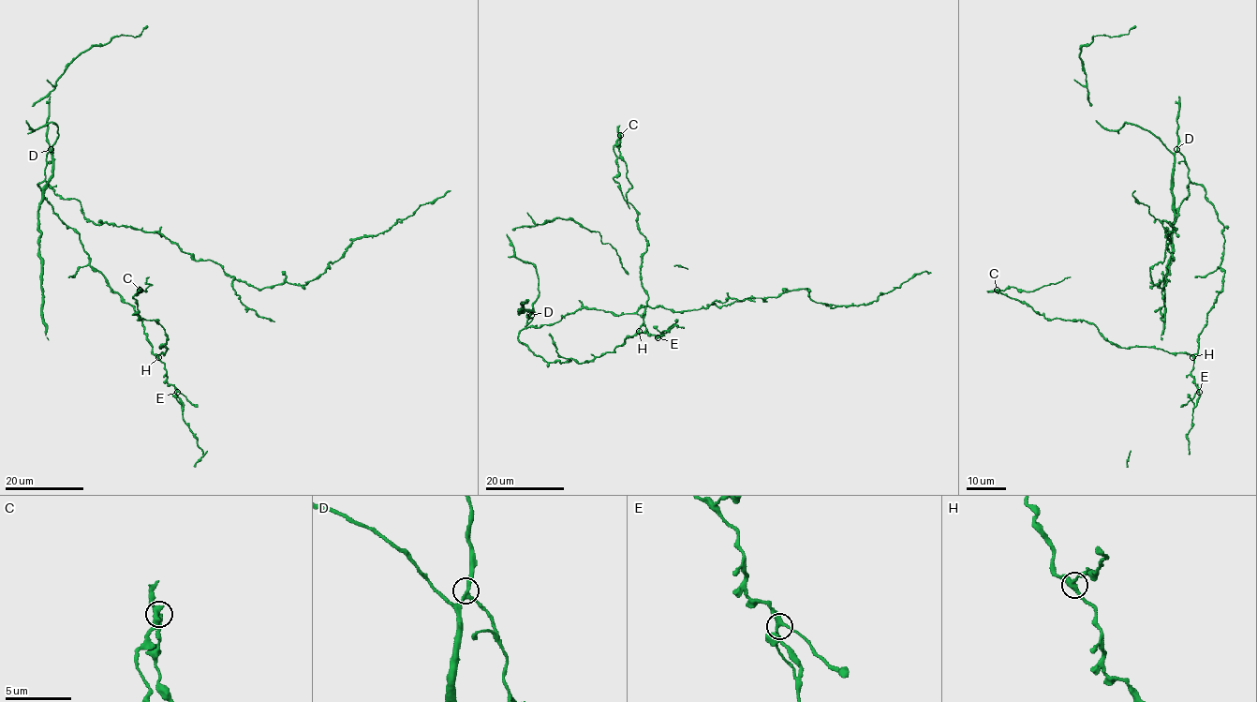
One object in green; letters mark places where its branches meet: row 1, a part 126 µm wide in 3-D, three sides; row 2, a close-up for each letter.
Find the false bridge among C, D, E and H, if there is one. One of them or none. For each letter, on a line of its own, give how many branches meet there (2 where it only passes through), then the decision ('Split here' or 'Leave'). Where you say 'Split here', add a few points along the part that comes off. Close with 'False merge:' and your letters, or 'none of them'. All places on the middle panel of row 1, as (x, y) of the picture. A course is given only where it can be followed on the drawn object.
C: Branches: 3. Split here. Course of the part to remove: (620, 135), (620, 158), (625, 163), (626, 177), (632, 186), (626, 193), (629, 208)
D: Branches: 3. Leave
E: Branches: 3. Leave
H: Branches: 3. Leave
False merge: C

